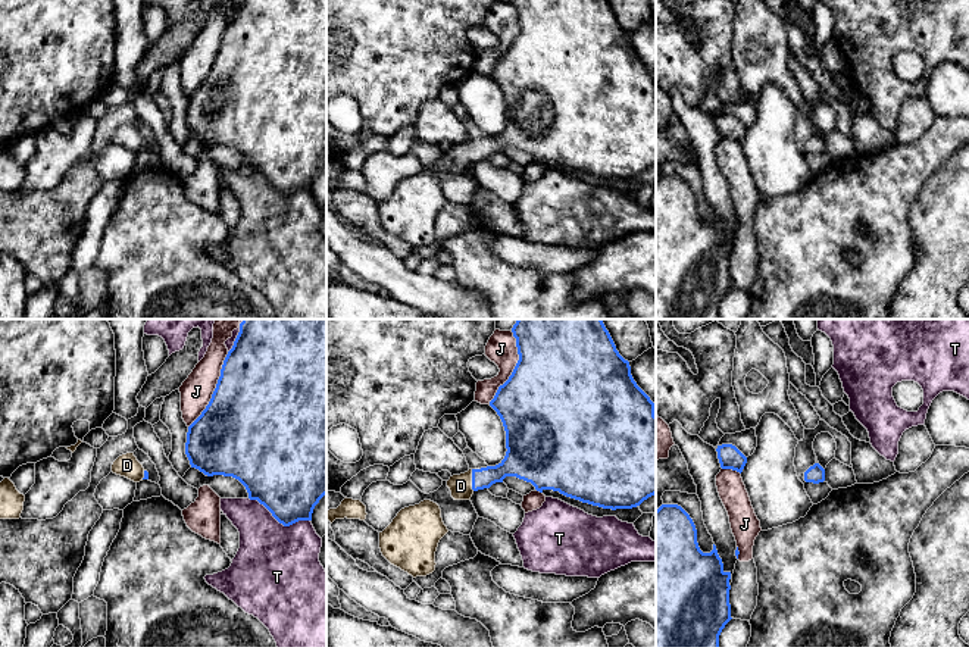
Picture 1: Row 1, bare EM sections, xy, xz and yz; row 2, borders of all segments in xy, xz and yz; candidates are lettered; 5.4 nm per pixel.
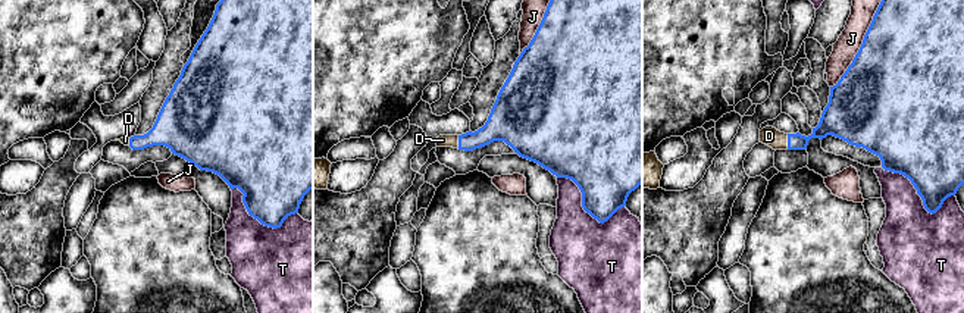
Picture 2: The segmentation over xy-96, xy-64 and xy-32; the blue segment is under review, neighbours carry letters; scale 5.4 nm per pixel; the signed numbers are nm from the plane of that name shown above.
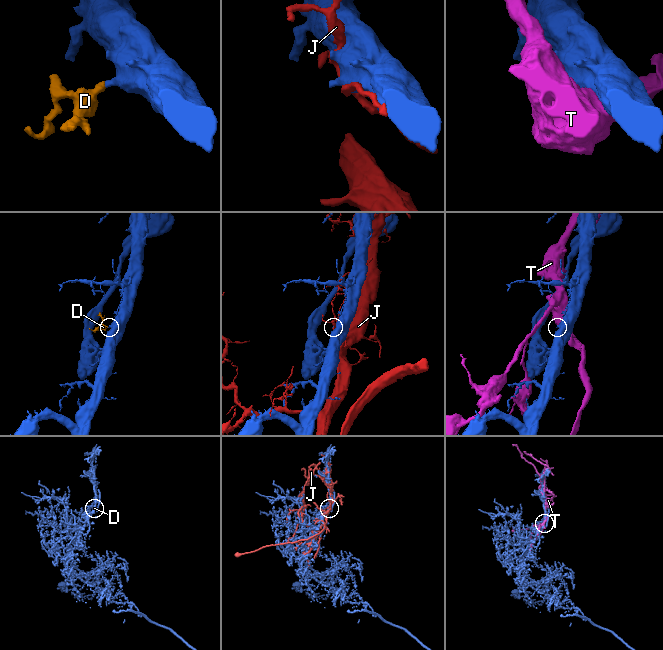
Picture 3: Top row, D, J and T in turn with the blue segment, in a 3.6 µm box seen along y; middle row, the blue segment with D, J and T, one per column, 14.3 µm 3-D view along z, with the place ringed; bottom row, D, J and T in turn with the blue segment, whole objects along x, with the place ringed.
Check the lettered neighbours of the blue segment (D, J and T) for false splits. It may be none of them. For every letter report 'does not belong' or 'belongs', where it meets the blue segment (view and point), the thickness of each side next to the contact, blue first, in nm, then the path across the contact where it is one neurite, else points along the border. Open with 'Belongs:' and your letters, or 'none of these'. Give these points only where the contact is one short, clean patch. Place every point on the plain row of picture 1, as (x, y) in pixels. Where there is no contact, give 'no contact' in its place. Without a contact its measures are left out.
Belongs: D
D: belongs; contact xz (472, 150); calibres 140 and 130 nm
J: does not belong; contact xy (215, 61); calibres 500 and 180 nm
T: does not belong; contact xy (280, 193); calibres 400 and 480 nm

